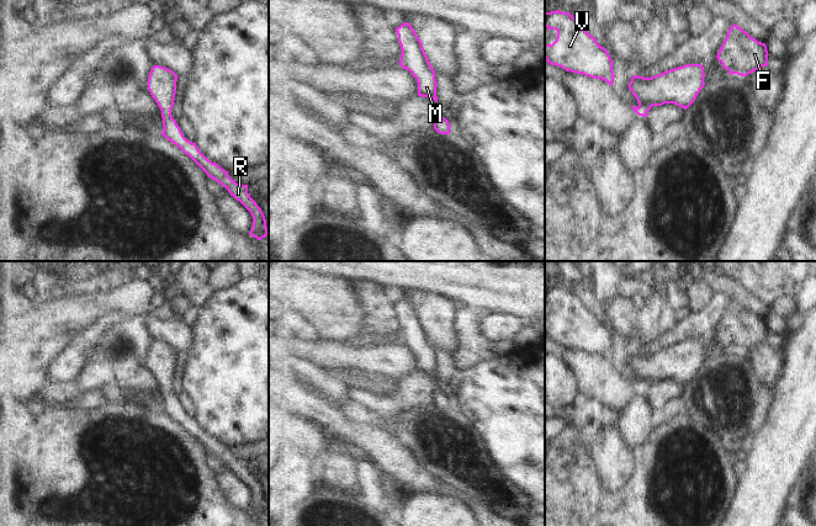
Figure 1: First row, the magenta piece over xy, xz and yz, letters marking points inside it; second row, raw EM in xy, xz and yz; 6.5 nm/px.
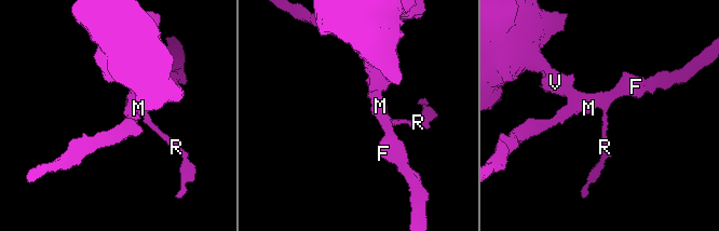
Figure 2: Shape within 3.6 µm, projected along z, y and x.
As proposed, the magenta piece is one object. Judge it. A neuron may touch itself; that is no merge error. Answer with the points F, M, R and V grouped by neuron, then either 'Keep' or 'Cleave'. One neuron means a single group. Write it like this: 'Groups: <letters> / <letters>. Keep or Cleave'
Groups: F M R V. Keep.

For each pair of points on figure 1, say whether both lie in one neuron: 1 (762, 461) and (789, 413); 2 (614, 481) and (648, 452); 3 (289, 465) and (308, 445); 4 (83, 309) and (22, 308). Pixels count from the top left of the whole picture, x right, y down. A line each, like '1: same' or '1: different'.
1: same
2: different
3: same
4: different

